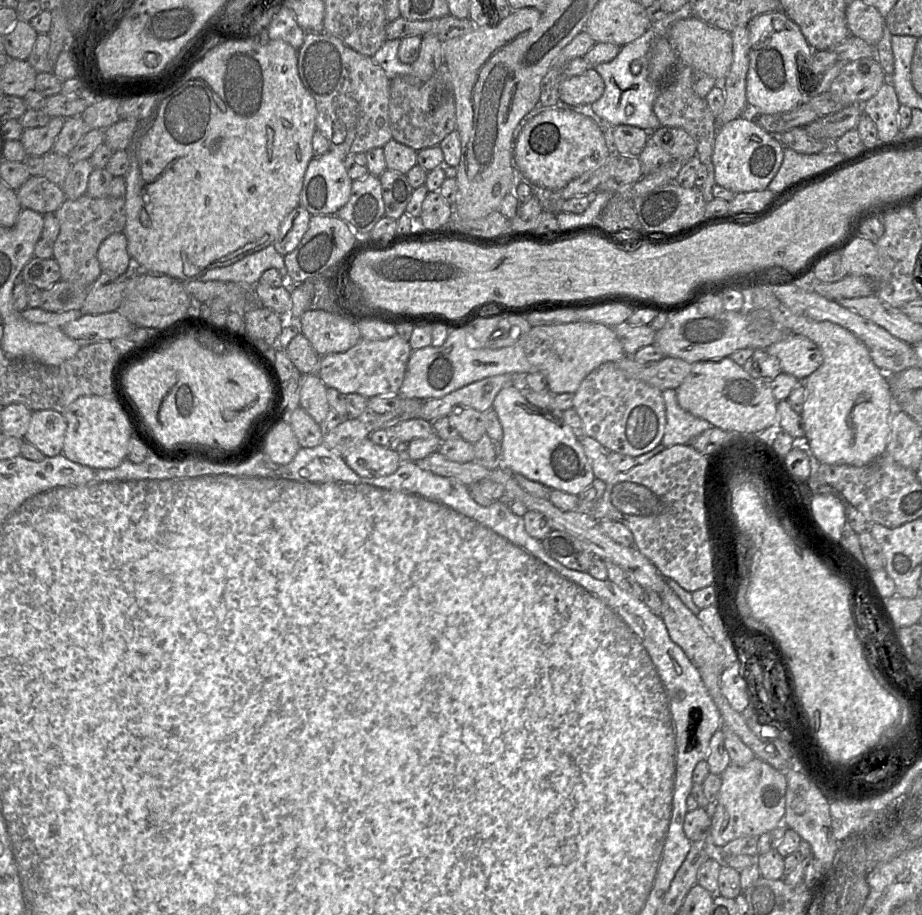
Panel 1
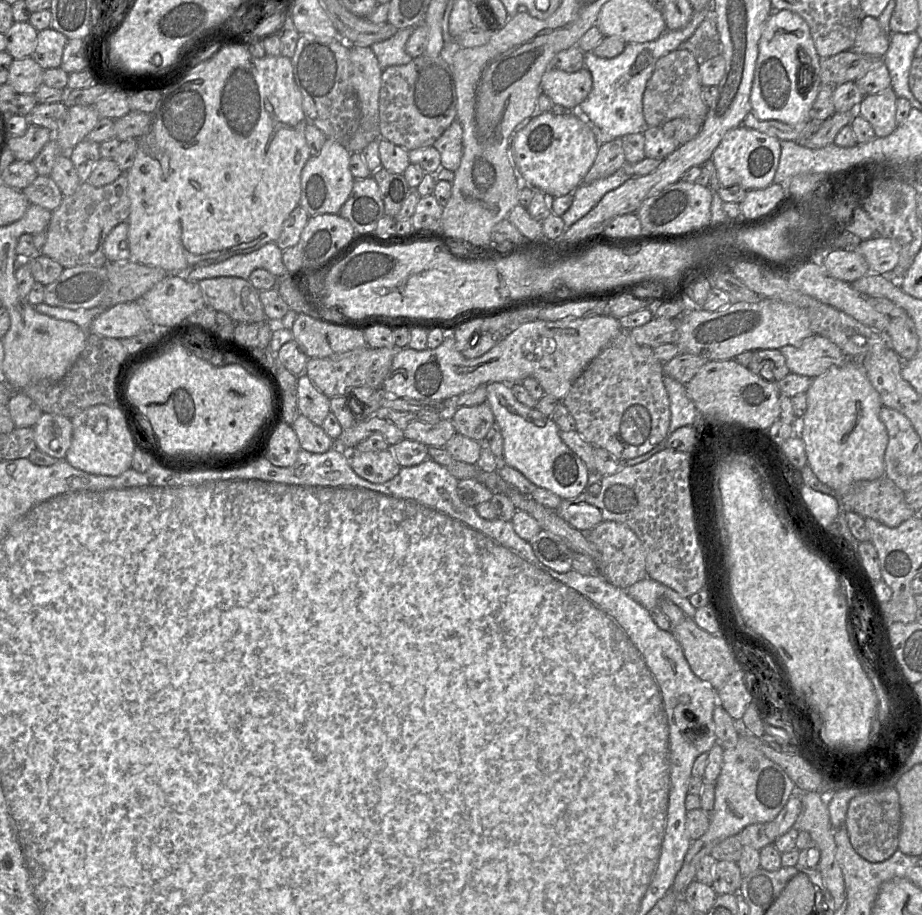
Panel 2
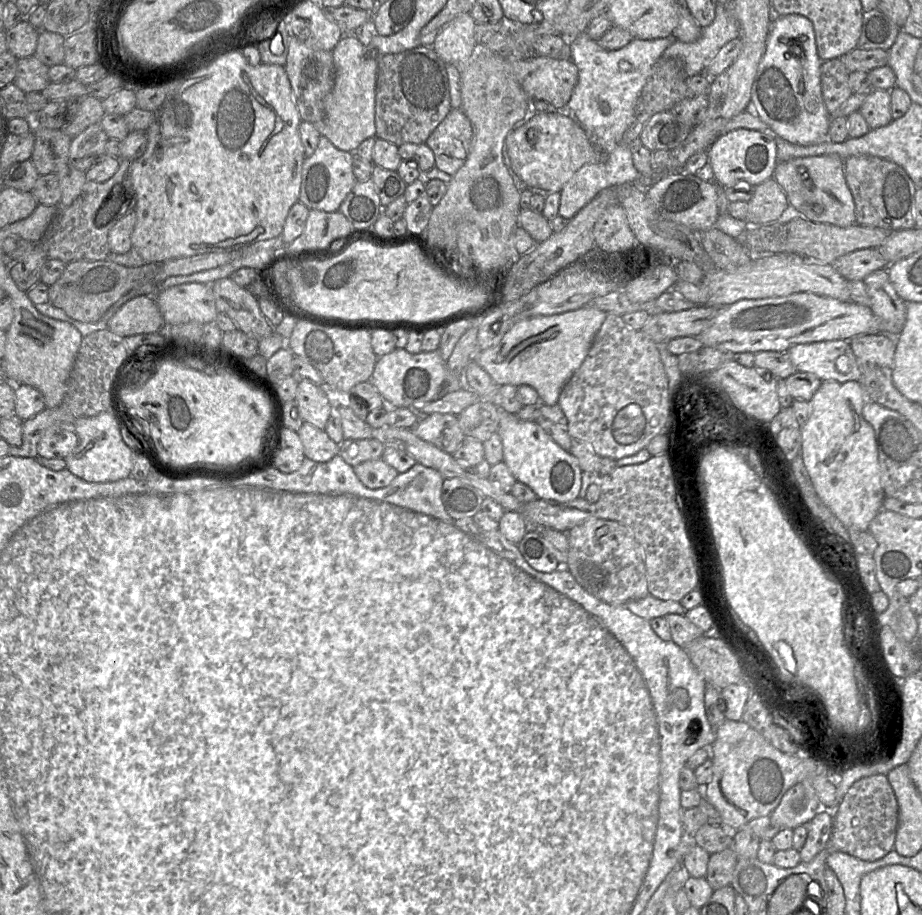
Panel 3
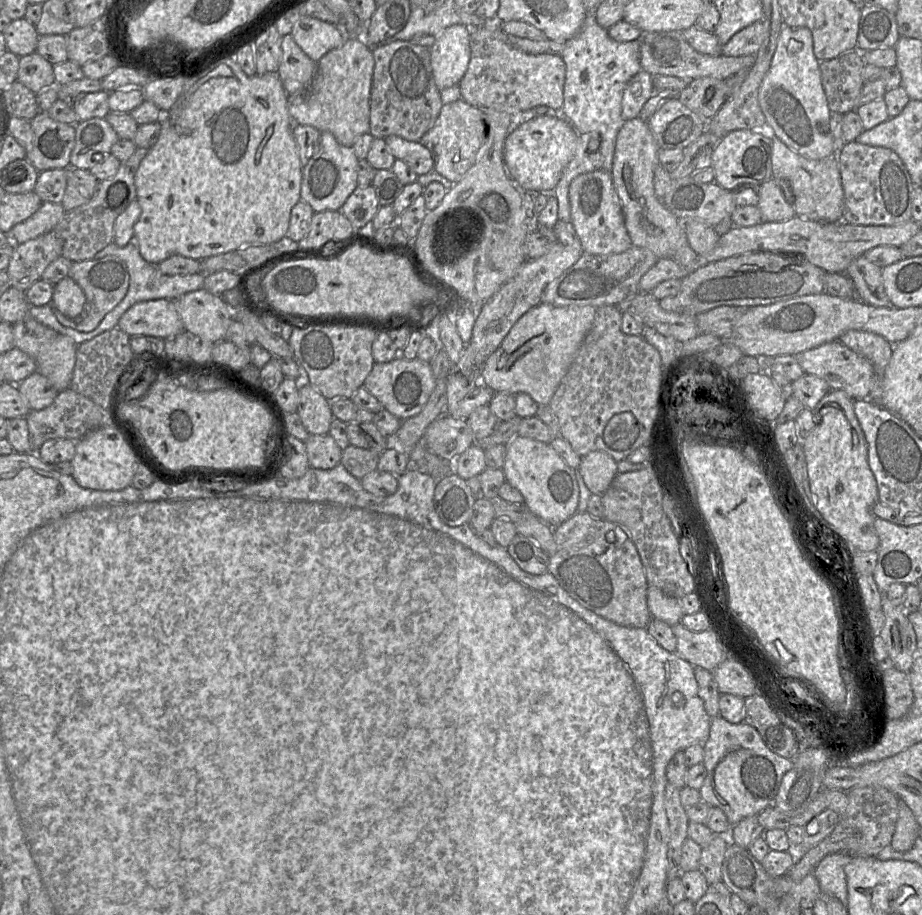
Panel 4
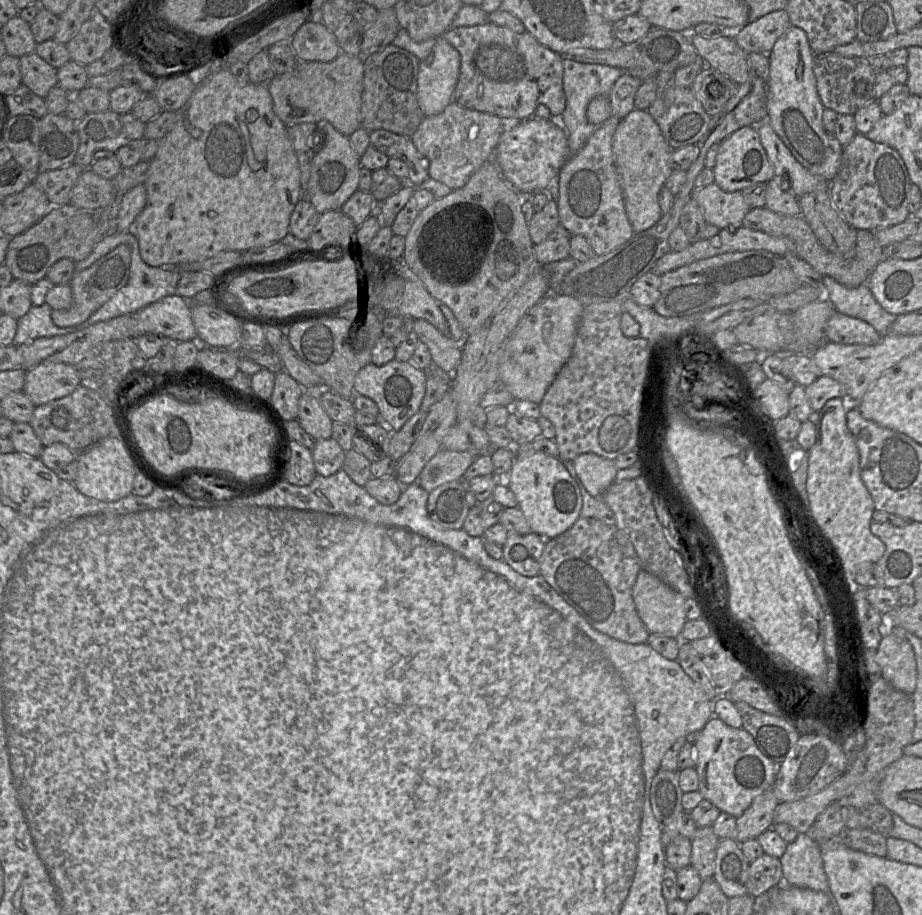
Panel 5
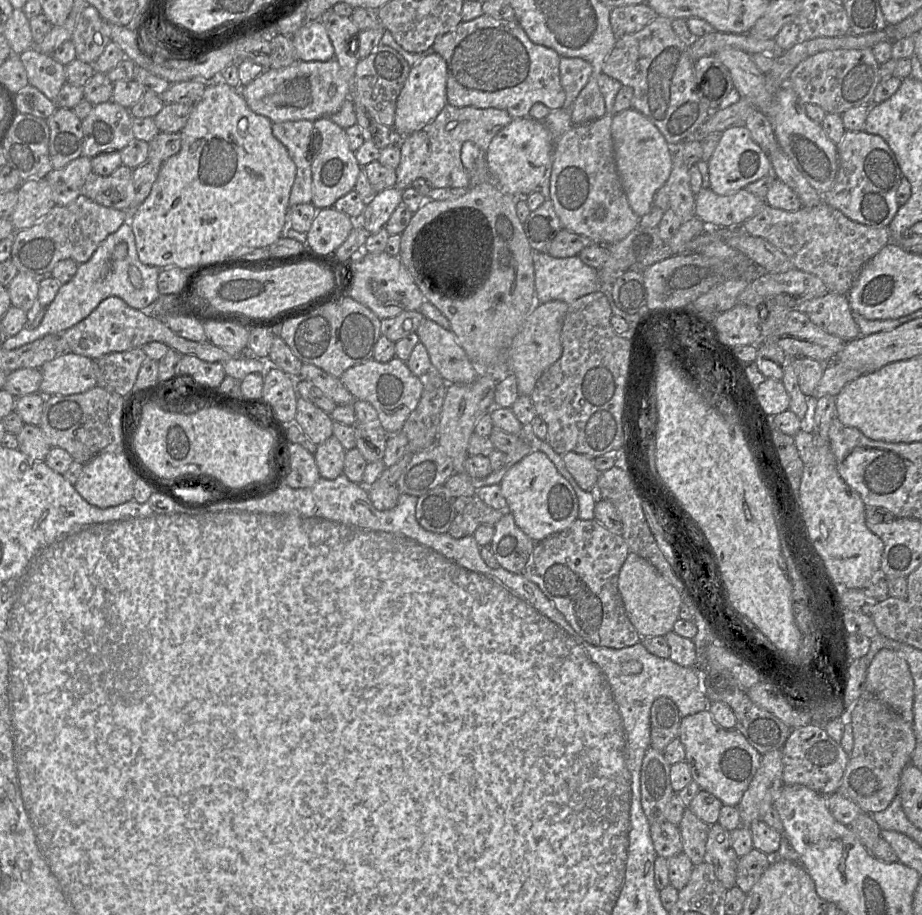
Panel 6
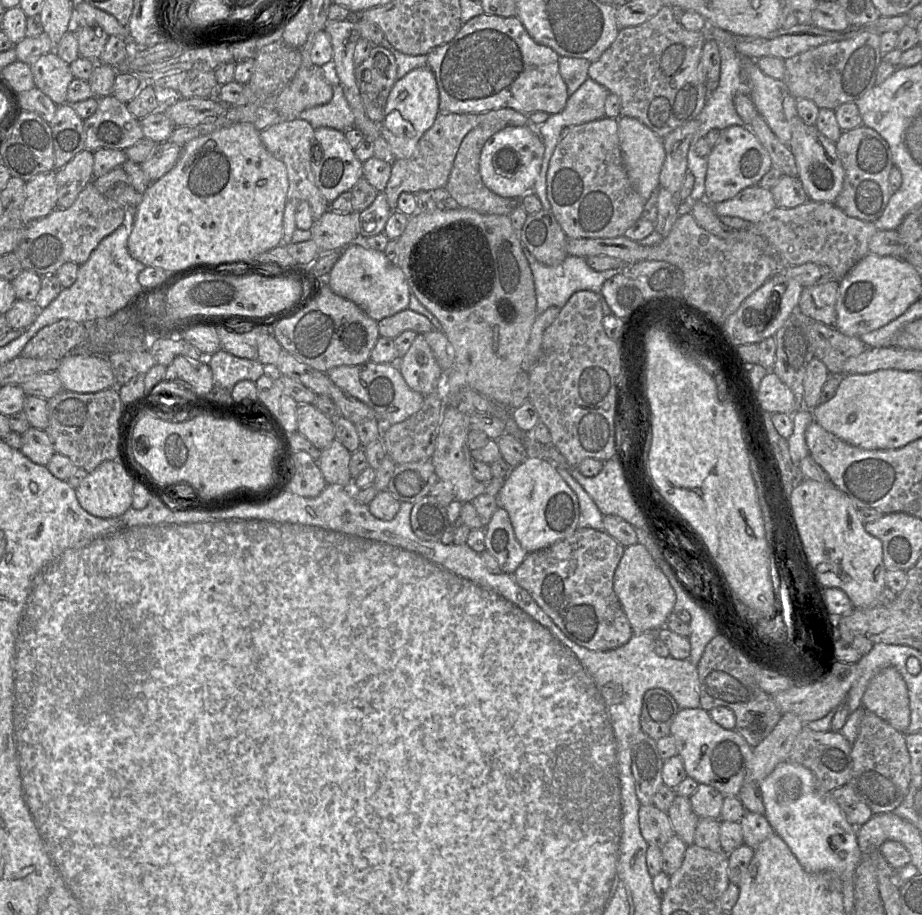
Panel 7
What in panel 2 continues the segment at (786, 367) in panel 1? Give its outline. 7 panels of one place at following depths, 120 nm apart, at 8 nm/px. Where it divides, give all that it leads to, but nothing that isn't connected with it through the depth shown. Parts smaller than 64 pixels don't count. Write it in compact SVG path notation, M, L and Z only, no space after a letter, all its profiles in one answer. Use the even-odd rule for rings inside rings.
M812 334L810 337L807 337L800 345L786 345L779 350L785 357L790 373L806 376L810 379L822 375L831 366L841 366L849 360L854 360L848 357L835 343L818 334Z

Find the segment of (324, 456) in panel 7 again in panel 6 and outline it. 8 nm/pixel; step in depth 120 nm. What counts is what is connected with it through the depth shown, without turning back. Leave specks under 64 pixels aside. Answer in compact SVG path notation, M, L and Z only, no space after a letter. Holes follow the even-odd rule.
M334 435L317 445L314 459L320 477L333 480L340 476L343 473L345 454L346 450Z

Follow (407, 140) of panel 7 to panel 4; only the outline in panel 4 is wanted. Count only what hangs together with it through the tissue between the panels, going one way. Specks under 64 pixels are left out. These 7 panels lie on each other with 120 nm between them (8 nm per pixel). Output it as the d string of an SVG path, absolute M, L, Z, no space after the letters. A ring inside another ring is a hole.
M456 24L435 36L429 49L430 64L439 91L459 84L463 78L471 55L470 32L470 28Z

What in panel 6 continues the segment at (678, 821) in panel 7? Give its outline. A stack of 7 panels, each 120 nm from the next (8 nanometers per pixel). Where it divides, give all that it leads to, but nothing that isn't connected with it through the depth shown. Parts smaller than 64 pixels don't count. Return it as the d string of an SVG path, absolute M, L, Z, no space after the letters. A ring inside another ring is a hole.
M688 807L685 809L678 828L681 834L683 852L690 858L693 865L704 862L710 826L700 820Z

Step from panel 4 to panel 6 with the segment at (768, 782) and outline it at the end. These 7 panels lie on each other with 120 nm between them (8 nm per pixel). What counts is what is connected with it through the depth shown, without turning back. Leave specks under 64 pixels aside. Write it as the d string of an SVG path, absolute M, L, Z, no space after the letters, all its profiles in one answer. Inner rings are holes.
M709 709L683 717L678 738L685 748L685 761L689 765L693 781L700 789L717 797L723 805L737 806L760 766L762 755L737 729L725 729L718 724Z

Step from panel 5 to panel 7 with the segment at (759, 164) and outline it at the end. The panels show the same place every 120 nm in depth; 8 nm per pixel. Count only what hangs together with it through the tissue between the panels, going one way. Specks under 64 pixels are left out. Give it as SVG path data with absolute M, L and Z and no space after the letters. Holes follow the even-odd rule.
M748 126L727 127L721 130L718 142L707 157L705 200L709 204L729 200L743 189L757 185L771 167L770 155Z

